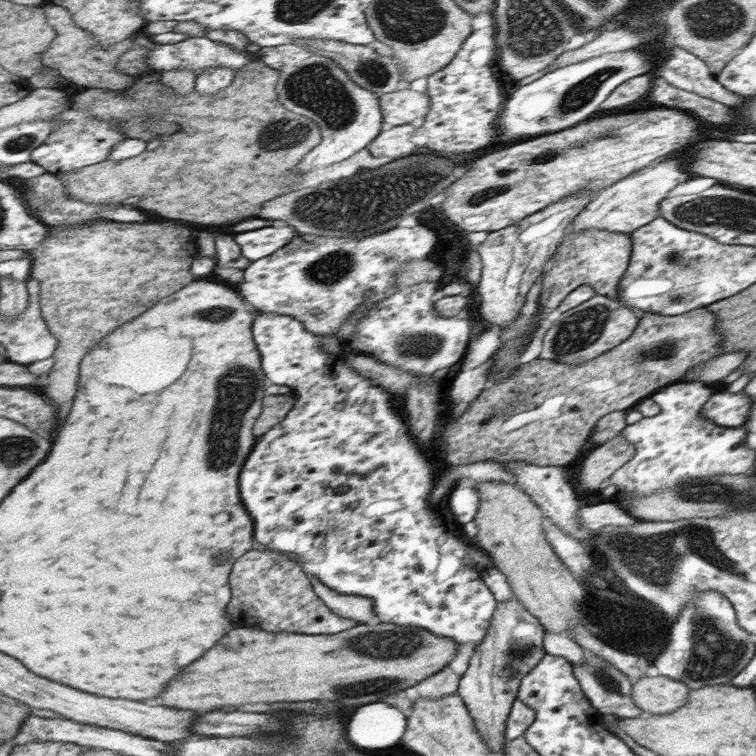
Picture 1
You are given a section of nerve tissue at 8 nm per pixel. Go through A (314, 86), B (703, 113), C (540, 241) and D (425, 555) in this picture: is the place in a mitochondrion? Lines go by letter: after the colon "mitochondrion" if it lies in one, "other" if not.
A: mitochondrion
B: other
C: other
D: other

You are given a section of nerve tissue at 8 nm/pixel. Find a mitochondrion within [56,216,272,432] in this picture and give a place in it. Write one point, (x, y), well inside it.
(216, 315)

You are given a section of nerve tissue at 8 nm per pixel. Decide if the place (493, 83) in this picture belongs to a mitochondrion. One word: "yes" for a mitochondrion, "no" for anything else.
no

